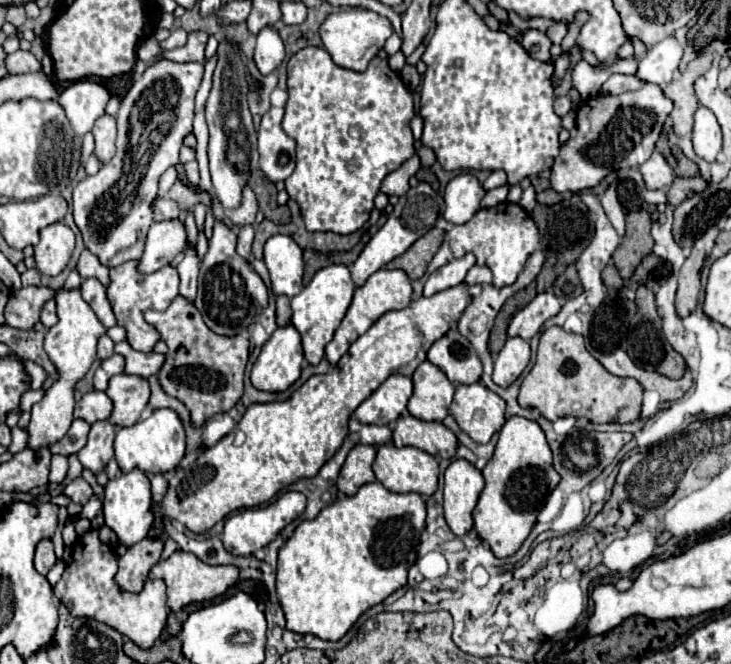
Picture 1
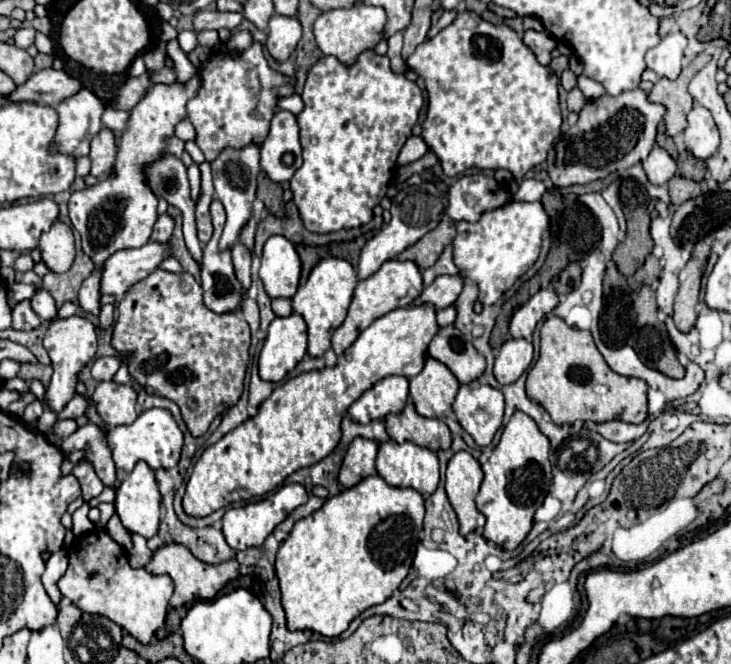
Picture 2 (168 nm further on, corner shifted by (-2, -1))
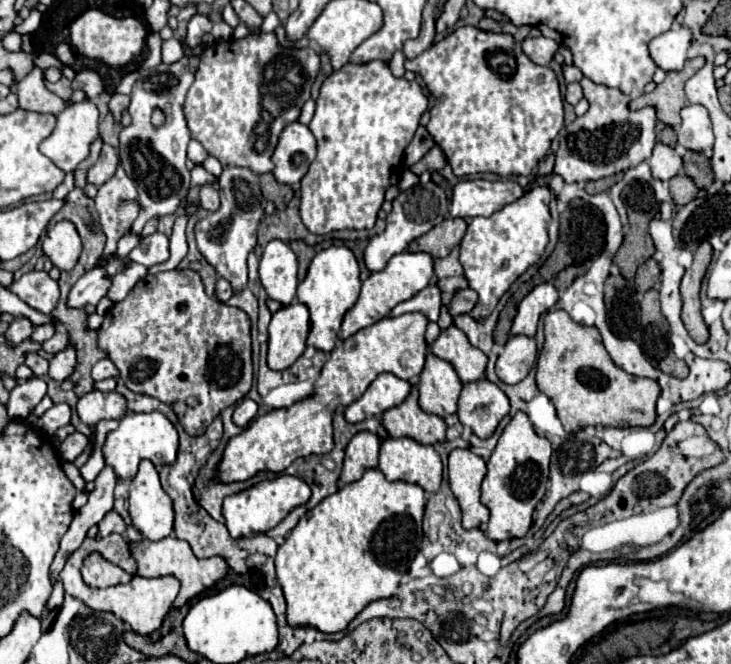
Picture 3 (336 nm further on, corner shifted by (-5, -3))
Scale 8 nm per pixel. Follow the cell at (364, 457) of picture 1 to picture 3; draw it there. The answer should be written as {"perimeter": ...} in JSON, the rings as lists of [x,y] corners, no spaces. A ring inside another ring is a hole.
{"perimeter":[[[368,431],[356,433],[356,437],[352,437],[346,447],[340,481],[354,483],[364,475],[364,471],[378,467],[378,449],[380,449],[380,439],[376,435]]]}

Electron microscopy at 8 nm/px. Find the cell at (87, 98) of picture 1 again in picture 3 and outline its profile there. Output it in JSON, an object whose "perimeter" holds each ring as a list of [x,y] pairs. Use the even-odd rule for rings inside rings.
{"perimeter":[[[84,99],[80,103],[74,103],[70,107],[66,107],[60,115],[58,115],[58,121],[56,121],[56,127],[54,127],[54,133],[42,141],[40,145],[40,151],[52,159],[54,165],[58,165],[62,171],[70,173],[74,171],[88,155],[90,155],[90,145],[98,139],[98,107]]]}

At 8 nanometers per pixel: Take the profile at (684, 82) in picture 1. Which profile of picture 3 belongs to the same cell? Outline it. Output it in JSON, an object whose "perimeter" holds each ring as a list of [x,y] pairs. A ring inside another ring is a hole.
{"perimeter":[[[704,57],[688,59],[684,69],[680,73],[668,73],[666,79],[656,85],[652,93],[644,93],[642,97],[636,99],[636,109],[652,105],[656,107],[656,115],[662,123],[670,127],[680,127],[680,111],[686,105],[686,95],[684,95],[684,83],[706,63]]]}

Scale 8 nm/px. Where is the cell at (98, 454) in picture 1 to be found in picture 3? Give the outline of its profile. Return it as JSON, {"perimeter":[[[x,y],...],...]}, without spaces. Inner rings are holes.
{"perimeter":[[[106,465],[102,469],[102,473],[96,477],[94,481],[94,491],[88,493],[88,503],[76,511],[72,525],[68,529],[68,533],[62,537],[60,541],[60,549],[56,553],[56,559],[50,567],[50,581],[54,585],[54,591],[48,599],[48,609],[54,609],[58,605],[62,605],[64,599],[64,587],[62,581],[58,579],[58,573],[62,571],[64,563],[68,561],[68,557],[82,545],[82,541],[86,539],[86,533],[92,525],[98,525],[106,513],[110,513],[114,509],[114,487],[116,487],[116,473],[110,465]]]}

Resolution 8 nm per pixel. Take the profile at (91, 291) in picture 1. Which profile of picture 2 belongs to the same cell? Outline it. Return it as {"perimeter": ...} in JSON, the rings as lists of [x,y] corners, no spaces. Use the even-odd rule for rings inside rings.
{"perimeter":[[[195,75],[189,83],[173,83],[173,85],[155,85],[131,111],[131,119],[127,131],[121,137],[121,145],[117,151],[115,171],[117,177],[103,179],[101,183],[87,187],[83,191],[75,191],[69,199],[69,217],[73,227],[81,233],[83,251],[95,261],[95,271],[79,291],[79,303],[87,313],[99,315],[99,275],[101,263],[119,249],[143,247],[149,241],[153,225],[157,221],[157,197],[145,183],[143,167],[153,163],[165,151],[165,137],[173,135],[175,125],[187,117],[185,105],[197,93],[201,81]]]}

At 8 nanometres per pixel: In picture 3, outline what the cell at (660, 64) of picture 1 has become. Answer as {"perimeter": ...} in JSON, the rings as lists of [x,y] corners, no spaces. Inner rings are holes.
{"perimeter":[[[680,25],[672,27],[670,31],[662,33],[660,37],[652,39],[648,45],[650,57],[656,63],[656,67],[664,71],[680,71],[686,63],[686,51],[690,47],[690,29]]]}

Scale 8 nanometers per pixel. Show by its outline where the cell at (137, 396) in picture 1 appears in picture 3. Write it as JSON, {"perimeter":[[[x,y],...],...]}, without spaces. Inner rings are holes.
{"perimeter":[[[92,391],[80,397],[76,411],[86,425],[96,425],[100,419],[122,419],[128,407],[126,399],[116,391]]]}

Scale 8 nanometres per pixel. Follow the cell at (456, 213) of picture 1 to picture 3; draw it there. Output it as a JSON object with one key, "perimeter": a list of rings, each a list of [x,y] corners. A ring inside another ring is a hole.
{"perimeter":[[[460,181],[454,187],[450,217],[490,217],[492,213],[500,211],[508,203],[514,203],[522,195],[524,191],[516,181]]]}

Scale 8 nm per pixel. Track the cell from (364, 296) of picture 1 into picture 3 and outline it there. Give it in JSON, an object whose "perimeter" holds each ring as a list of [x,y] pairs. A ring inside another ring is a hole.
{"perimeter":[[[398,253],[394,255],[388,265],[378,271],[378,273],[372,273],[364,283],[362,283],[362,291],[360,291],[360,297],[356,301],[356,305],[346,313],[344,321],[342,321],[342,327],[338,331],[338,339],[348,339],[350,335],[354,335],[356,331],[364,329],[364,327],[370,327],[374,325],[376,321],[384,319],[398,303],[402,301],[408,301],[412,299],[416,293],[420,293],[428,281],[432,277],[432,257],[428,253]]]}

